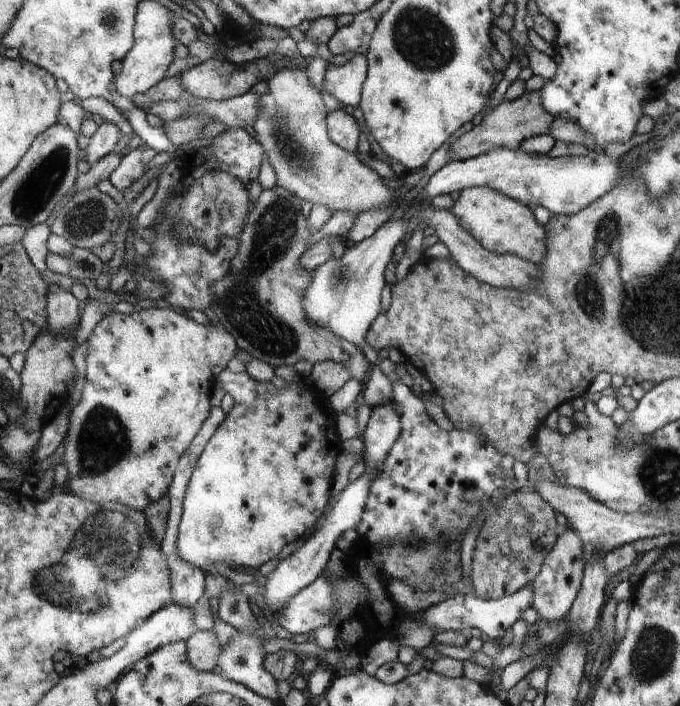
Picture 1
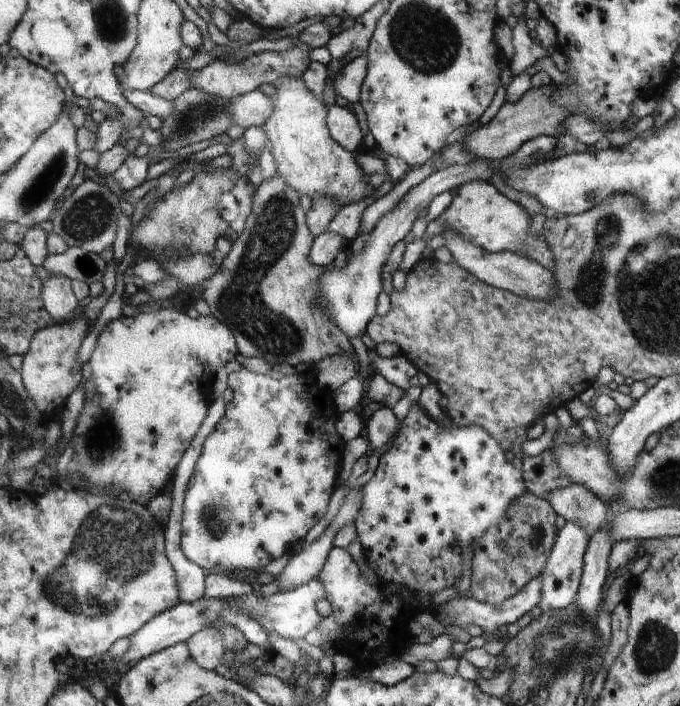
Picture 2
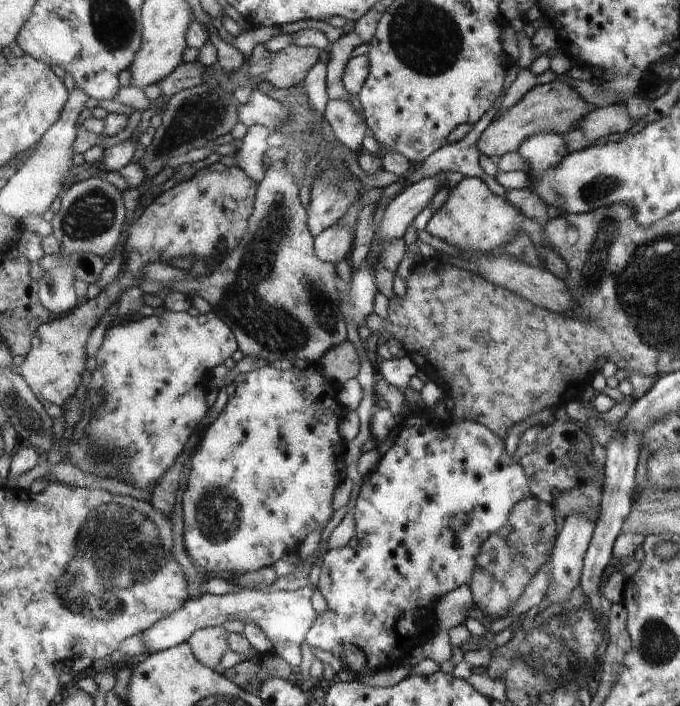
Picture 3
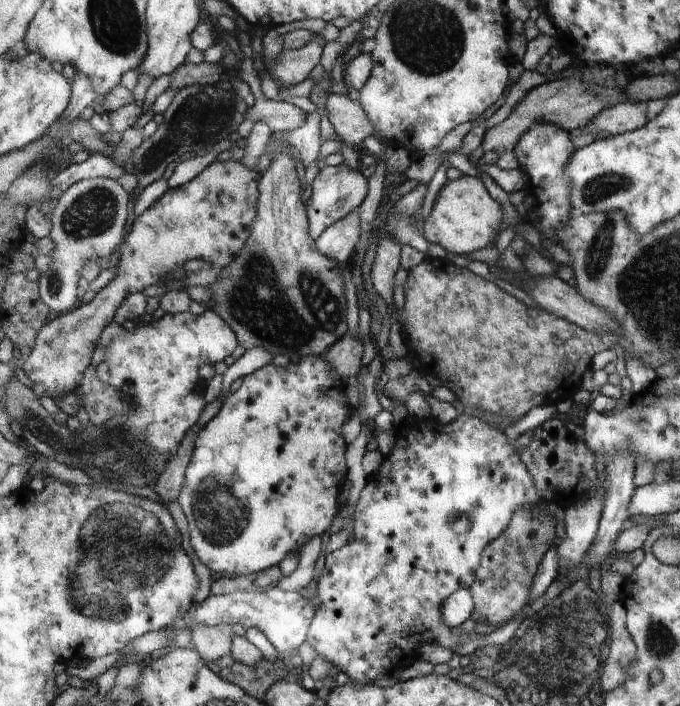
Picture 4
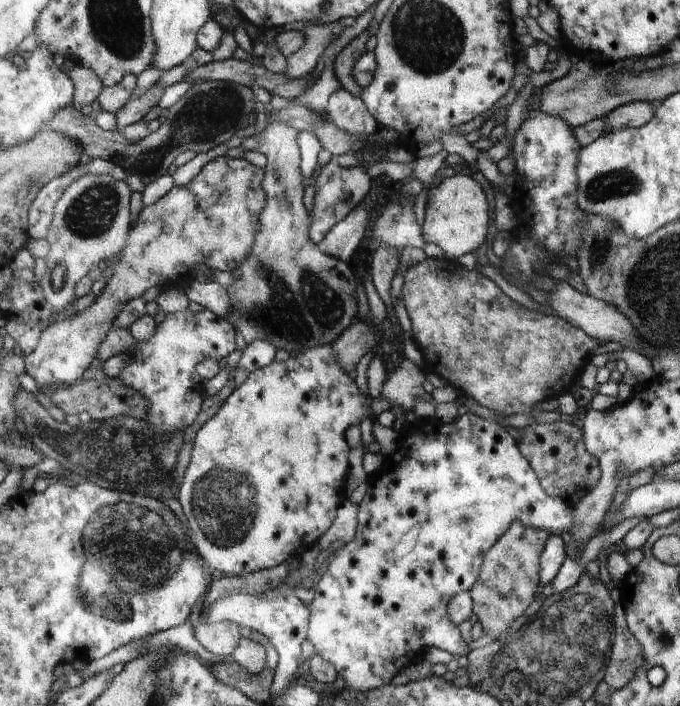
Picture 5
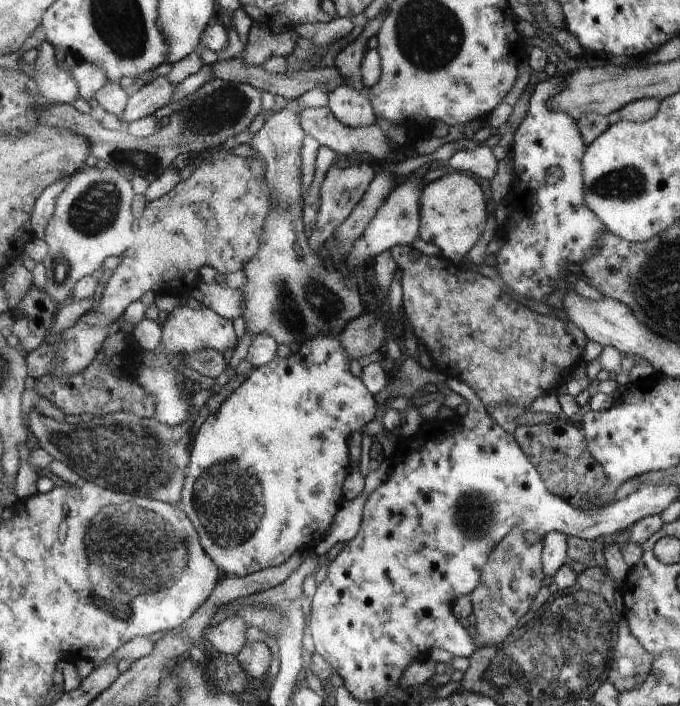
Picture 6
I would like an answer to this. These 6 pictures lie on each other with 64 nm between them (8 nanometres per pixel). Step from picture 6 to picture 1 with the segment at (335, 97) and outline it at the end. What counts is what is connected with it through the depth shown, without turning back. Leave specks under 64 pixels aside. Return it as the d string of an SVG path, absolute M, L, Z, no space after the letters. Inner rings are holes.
M342 109L332 110L331 114L328 114L327 130L339 147L357 153L360 130L356 119L351 114Z

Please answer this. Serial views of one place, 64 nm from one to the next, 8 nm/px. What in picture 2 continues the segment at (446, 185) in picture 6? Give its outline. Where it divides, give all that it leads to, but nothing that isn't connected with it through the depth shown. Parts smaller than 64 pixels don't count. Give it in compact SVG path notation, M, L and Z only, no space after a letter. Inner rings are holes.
M468 181L467 184L459 186L451 204L427 224L425 233L430 236L442 235L446 238L446 233L454 231L463 239L470 240L476 246L492 253L502 251L516 253L522 250L543 267L556 271L556 263L552 264L551 247L542 236L537 238L530 234L528 226L531 219L522 206L500 194L490 181Z

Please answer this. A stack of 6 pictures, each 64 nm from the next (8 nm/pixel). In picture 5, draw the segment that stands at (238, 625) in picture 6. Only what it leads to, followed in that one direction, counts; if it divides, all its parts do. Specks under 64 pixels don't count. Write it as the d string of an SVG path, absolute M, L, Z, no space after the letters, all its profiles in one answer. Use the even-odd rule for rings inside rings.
M204 594L204 598L200 598L200 602L196 602L196 608L192 608L188 621L193 626L196 640L208 652L229 659L242 638L240 626L228 621L212 624L202 622L200 617L206 596L207 594Z

